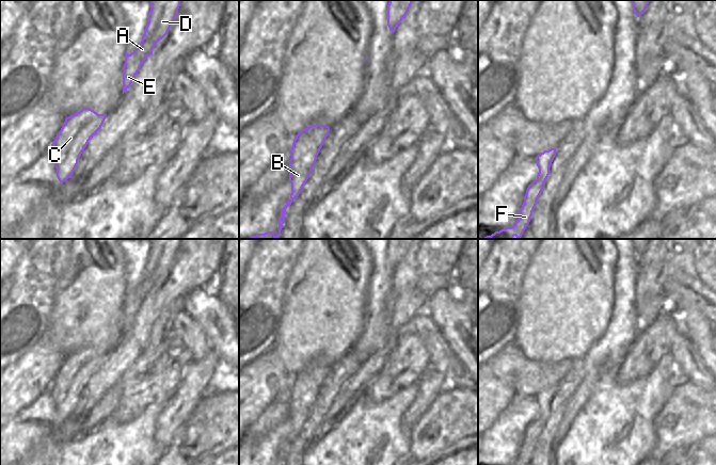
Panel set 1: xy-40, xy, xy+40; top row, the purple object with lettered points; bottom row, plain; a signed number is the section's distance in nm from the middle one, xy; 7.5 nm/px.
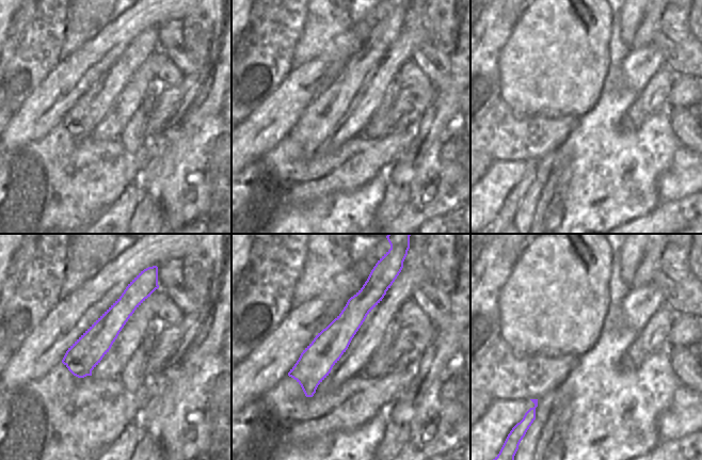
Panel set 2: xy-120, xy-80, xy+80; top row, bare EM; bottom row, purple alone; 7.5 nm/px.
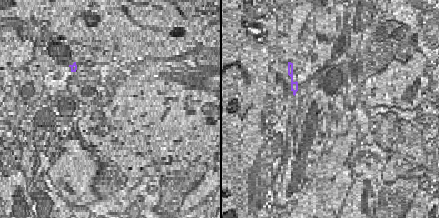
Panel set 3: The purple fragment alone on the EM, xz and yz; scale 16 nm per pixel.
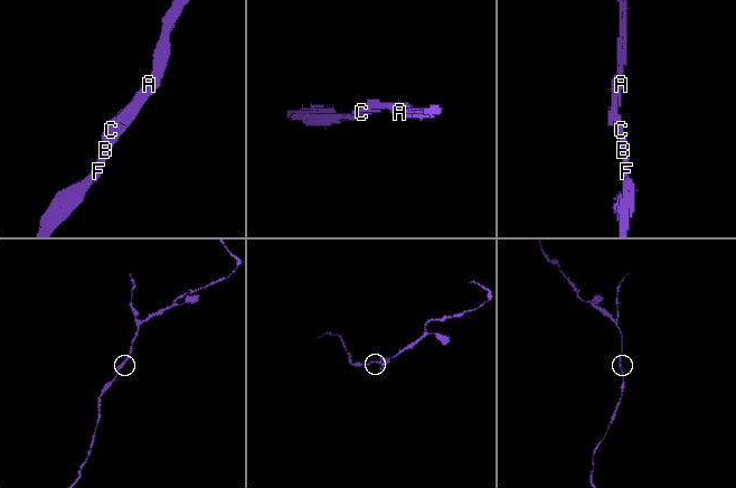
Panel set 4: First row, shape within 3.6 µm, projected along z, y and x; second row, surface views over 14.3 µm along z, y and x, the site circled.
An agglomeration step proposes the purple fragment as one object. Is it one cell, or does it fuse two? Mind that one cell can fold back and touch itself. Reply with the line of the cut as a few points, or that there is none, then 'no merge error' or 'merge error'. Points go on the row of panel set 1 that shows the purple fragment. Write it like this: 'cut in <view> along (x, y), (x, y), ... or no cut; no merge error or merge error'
no cut; no merge error

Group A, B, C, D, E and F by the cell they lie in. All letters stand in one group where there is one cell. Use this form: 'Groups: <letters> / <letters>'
Groups: A B C D E F

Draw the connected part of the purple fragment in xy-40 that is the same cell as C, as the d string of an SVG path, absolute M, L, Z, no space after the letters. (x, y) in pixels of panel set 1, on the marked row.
M83 108L65 118L49 148L60 182L71 178L82 151L99 131L106 117L107 114L98 114L90 108Z

